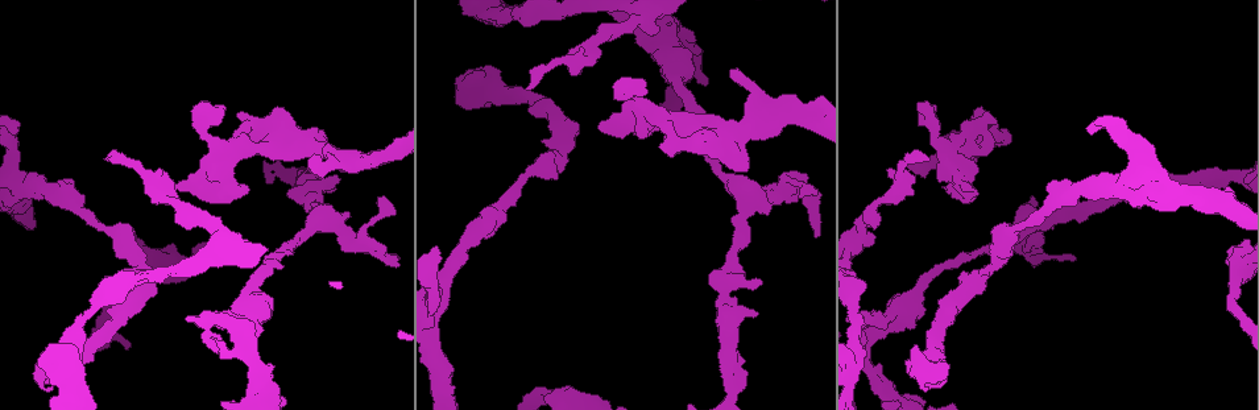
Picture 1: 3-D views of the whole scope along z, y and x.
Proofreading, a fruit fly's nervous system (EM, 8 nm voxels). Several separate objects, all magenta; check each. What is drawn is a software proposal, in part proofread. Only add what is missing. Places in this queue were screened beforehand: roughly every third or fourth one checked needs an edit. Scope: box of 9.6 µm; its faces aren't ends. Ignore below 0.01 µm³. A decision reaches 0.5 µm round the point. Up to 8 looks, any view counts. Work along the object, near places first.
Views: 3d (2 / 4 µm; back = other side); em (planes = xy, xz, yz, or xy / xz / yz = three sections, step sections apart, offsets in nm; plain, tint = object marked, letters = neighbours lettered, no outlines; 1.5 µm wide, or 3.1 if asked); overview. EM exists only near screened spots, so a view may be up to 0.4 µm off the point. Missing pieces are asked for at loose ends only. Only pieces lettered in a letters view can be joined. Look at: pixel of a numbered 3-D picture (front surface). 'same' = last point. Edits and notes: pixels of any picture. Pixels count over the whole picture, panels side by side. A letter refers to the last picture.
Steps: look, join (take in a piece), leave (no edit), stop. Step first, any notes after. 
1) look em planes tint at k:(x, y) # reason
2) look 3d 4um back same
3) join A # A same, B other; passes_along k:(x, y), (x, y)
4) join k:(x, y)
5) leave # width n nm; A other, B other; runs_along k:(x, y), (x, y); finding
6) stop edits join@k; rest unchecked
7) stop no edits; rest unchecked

look em xz step 8 tint at 1:(106, 160) # free end

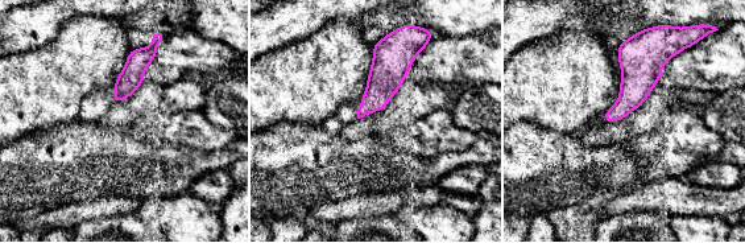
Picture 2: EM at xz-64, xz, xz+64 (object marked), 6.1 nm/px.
look em planes letters same

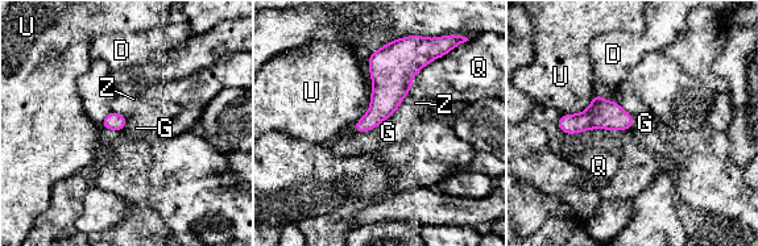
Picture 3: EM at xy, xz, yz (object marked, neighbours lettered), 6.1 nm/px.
leave # width 110 nm; D other, G other, Q other, U other, Z other; no lettered piece goes on from it

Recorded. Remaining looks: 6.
look 3d 4um at 1:(523, 25) # branch stops here

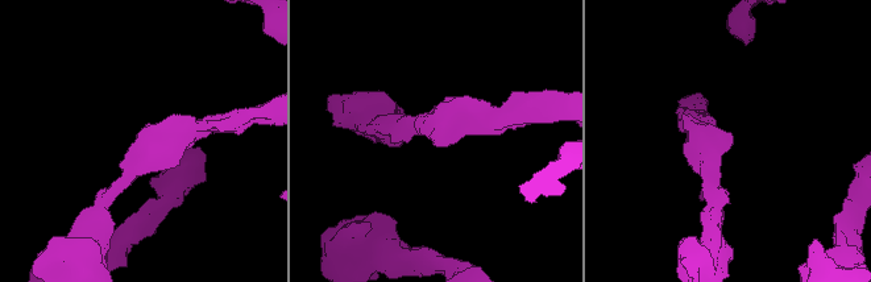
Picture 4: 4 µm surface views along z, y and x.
look em planes letters at 4:(142, 145)

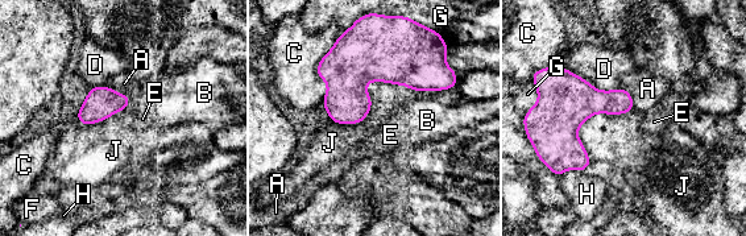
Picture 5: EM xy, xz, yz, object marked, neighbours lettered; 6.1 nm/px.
leave # width 320 nm; A other, B other, C other, D other, E other, F other, G other, H other, J other; border 5:(434, 90), (332, 121); none of them fits

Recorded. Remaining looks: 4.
look em planes letters at 1:(645, 90) # free end

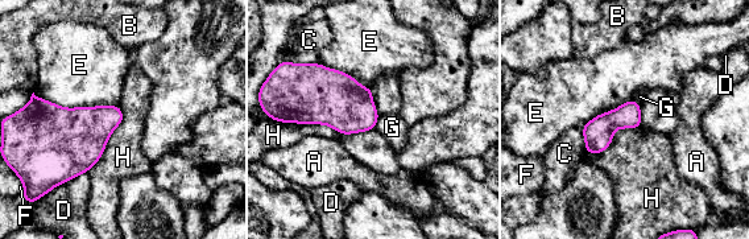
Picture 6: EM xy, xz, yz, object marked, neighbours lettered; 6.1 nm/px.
leave # A other, B other, C other, D other, E other, F other, G other, H other; border 6:(119, 104), (123, 120), (86, 172); no lettered piece goes on from it

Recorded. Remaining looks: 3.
stop no edits; rest unchecked

